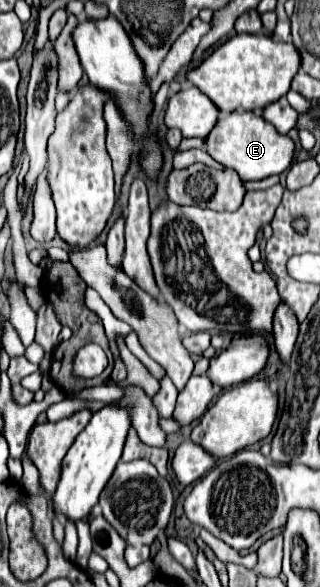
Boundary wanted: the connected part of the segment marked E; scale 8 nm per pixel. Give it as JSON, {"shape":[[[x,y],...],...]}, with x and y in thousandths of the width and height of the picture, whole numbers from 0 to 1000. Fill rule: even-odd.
{"shape":[[[738,189],[694,199],[644,233],[644,250],[681,278],[731,288],[756,308],[813,308],[844,298],[888,295],[919,278],[925,261],[919,240],[900,230],[869,227],[856,213],[825,206],[825,199],[769,189]]]}

